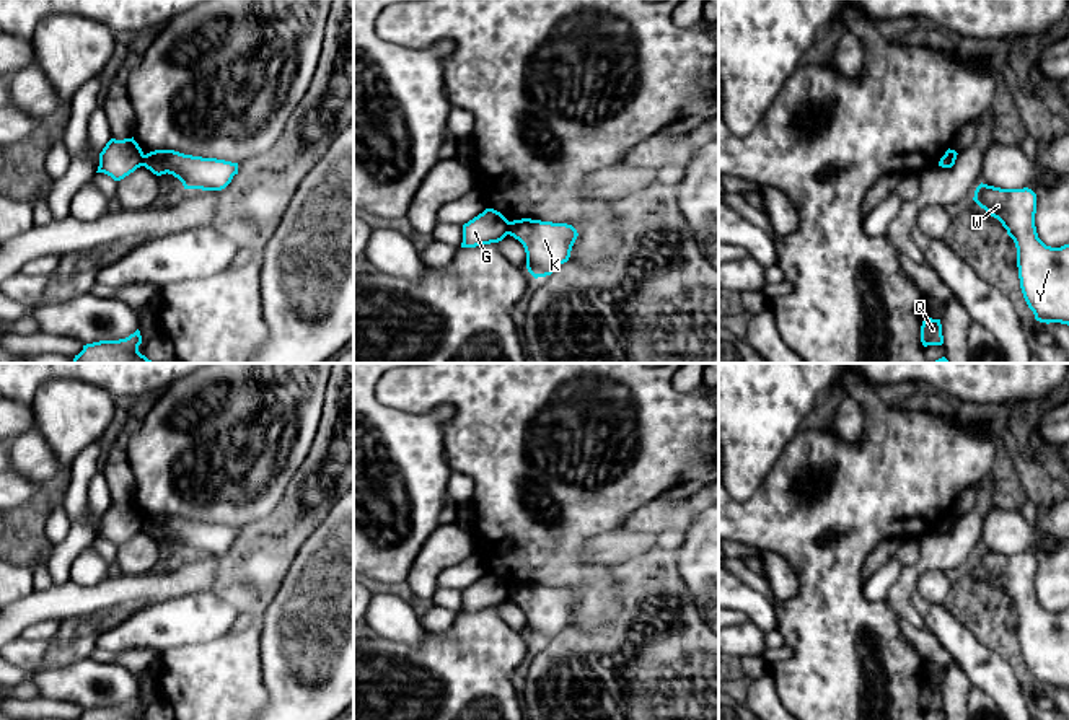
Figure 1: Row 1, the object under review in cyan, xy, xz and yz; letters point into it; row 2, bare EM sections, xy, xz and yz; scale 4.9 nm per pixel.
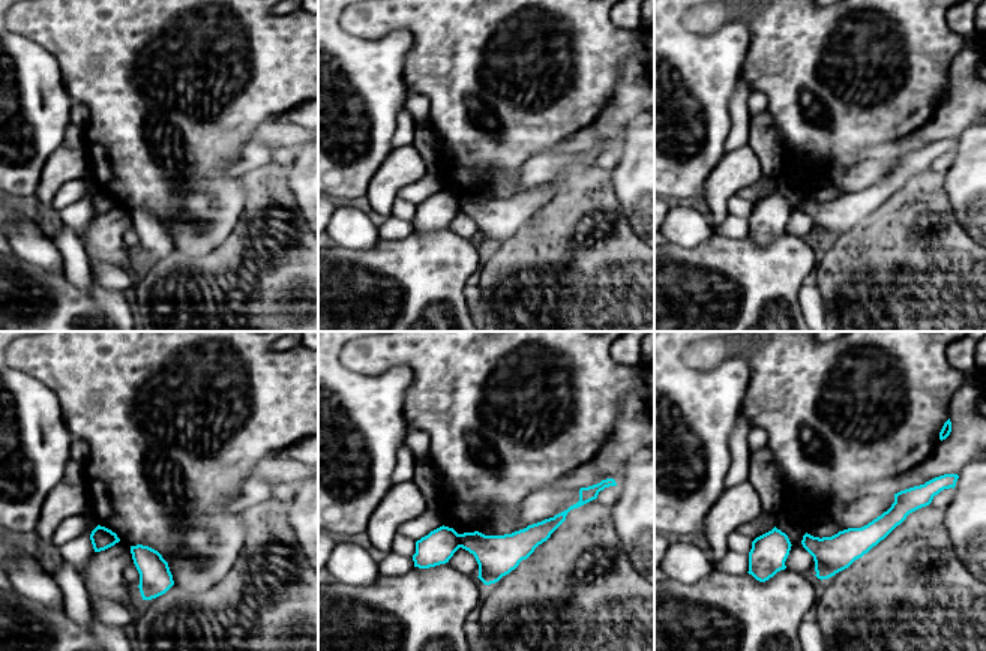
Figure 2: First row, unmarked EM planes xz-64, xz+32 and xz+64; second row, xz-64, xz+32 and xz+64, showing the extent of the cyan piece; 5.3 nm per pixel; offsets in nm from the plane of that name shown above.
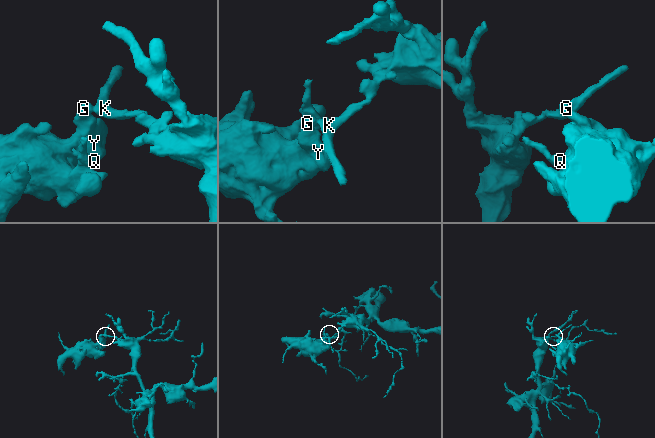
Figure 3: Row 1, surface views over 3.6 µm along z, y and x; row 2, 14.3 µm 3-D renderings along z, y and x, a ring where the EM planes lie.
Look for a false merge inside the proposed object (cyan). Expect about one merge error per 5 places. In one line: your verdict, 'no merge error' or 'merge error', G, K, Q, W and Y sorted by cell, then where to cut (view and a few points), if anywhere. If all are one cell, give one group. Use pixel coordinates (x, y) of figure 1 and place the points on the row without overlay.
merge error; G Q W Y / K; cut in xz along (510, 587), (507, 598)

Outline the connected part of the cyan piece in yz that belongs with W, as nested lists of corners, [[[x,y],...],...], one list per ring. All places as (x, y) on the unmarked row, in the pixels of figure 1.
[[[979,549],[973,565],[997,583],[1017,612],[1023,663],[1040,687],[1069,691],[1069,609],[1046,611],[1036,598],[1036,559]]]

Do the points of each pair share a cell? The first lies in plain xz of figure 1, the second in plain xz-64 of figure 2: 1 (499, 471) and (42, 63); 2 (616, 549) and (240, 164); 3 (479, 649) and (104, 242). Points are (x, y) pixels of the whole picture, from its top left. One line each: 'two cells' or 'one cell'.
1: two cells
2: one cell
3: one cell

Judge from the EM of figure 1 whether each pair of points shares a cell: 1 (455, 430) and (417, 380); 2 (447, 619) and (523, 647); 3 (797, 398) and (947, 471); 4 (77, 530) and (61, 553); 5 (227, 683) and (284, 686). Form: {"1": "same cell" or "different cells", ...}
{"1": "same cell", "2": "different cells", "3": "different cells", "4": "same cell", "5": "different cells"}

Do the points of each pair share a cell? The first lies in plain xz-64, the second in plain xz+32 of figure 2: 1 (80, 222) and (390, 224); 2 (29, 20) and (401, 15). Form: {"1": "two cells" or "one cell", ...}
{"1": "two cells", "2": "one cell"}

